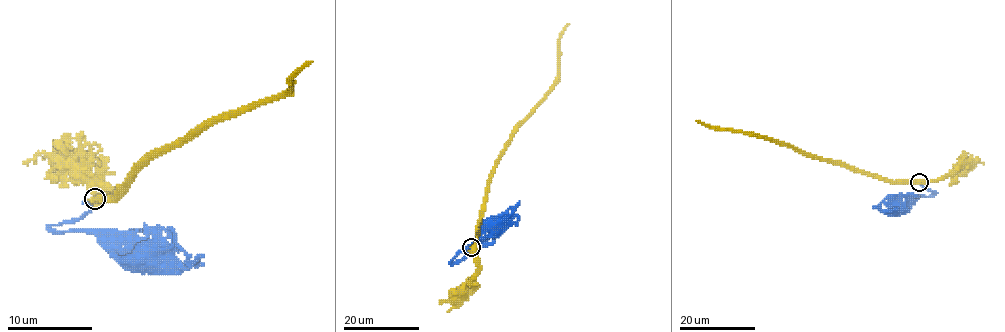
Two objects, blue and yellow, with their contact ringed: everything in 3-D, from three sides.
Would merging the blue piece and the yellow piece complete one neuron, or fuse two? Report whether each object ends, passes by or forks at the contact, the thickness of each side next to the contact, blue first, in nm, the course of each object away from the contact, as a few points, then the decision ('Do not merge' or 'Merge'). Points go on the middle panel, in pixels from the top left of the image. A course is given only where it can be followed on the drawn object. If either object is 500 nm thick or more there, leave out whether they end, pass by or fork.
Thickness 240 nm (blue) against 700 nm. Course of blue: (471, 247), (463, 258), (451, 262), (459, 253), (491, 235), (498, 226). Course of yellow: (471, 247), (497, 158), (513, 129), (553, 84), (558, 71), (558, 41), (567, 23). Merge

